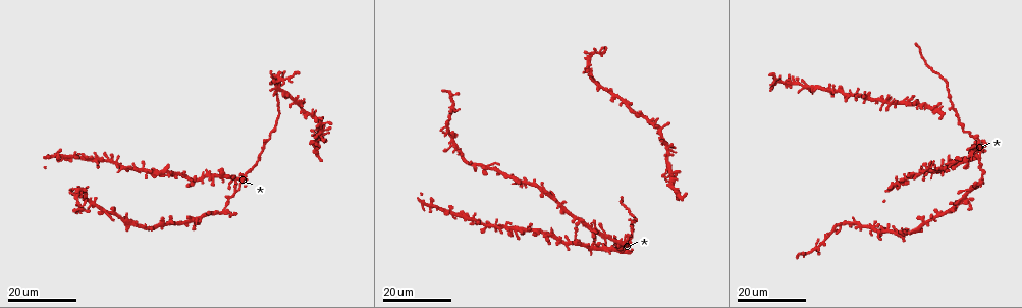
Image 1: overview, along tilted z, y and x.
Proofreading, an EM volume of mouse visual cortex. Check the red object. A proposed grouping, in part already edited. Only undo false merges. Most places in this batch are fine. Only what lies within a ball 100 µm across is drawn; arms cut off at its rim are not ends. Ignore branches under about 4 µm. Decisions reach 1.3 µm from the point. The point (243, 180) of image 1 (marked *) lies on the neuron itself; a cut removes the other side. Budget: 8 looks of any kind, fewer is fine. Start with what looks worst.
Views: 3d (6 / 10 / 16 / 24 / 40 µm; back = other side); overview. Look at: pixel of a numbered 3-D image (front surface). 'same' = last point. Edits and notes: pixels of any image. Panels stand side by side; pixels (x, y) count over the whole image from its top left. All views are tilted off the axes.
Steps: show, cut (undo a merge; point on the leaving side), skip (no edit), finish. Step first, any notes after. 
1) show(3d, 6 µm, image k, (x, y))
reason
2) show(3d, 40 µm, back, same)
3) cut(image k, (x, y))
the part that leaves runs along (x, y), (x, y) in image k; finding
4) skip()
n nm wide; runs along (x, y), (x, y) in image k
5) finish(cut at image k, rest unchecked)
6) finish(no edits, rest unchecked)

show(3d, 24 µm, image 1, (540, 189))
three-way junction

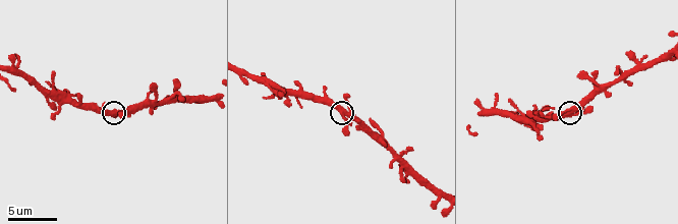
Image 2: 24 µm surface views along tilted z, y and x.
show(3d, 10 µm, image 2, (345, 120))

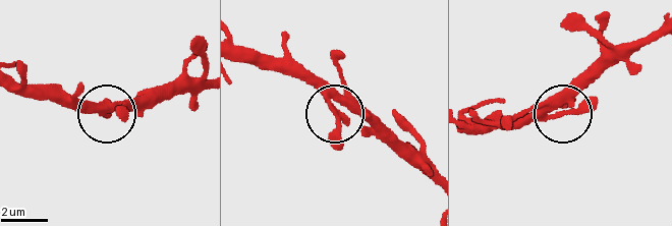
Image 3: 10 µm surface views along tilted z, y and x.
skip()
runs along (656, 33), (634, 45), (558, 112), (496, 120) in image 3; one neuron here

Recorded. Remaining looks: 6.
show(3d, 16 µm, image 1, (281, 79))

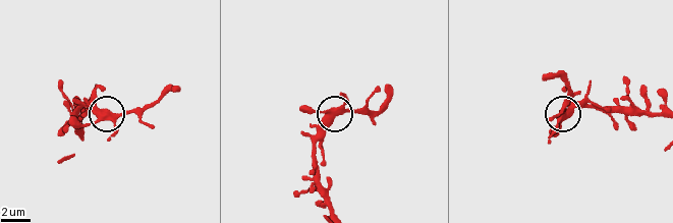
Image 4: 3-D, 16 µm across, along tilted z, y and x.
show(3d, 6 µm, image 4, (106, 111))

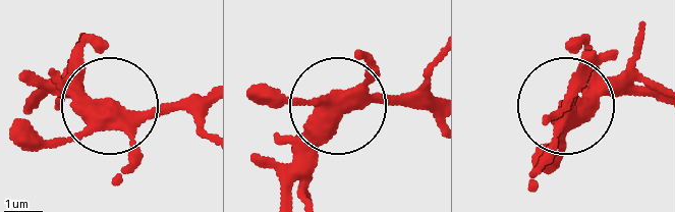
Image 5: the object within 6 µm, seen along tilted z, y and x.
show(3d, 6 µm, back, image 5, (338, 115))
other side

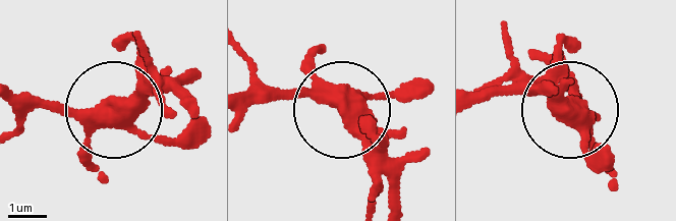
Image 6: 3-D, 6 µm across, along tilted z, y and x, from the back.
skip()
runs along (390, 198), (384, 151), (356, 120), (297, 93), (254, 96) in image 6; one neuron here

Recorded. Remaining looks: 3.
show(3d, 10 µm, image 2, (153, 100))

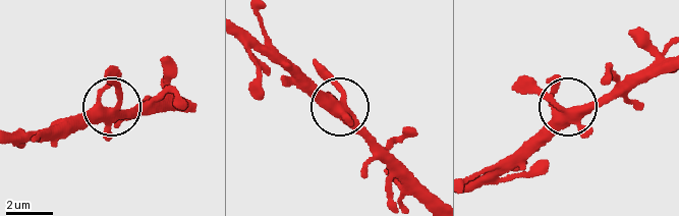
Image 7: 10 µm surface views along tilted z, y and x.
skip()
360 nm wide; runs along (661, 62), (573, 109), (561, 107), (527, 75) in image 7; continuous, no second neuron

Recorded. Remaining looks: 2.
show(3d, 16 µm, image 1, (949, 97))

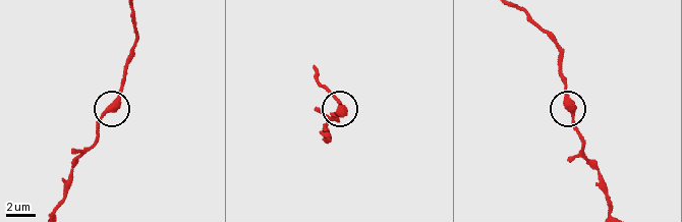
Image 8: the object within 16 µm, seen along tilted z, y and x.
show(3d, 6 µm, image 8, (117, 102))
zoom in

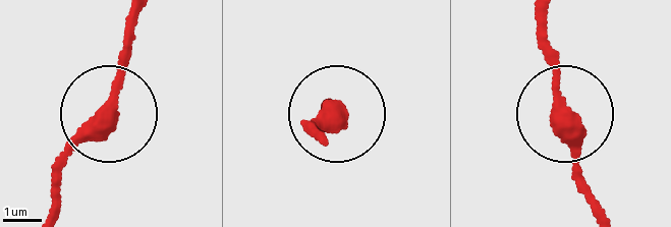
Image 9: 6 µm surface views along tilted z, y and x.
skip()
runs along (55, 203), (69, 152), (119, 80), (124, 22) in image 9; one neuron here

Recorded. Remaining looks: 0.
finish(no edits, rest unchecked)

